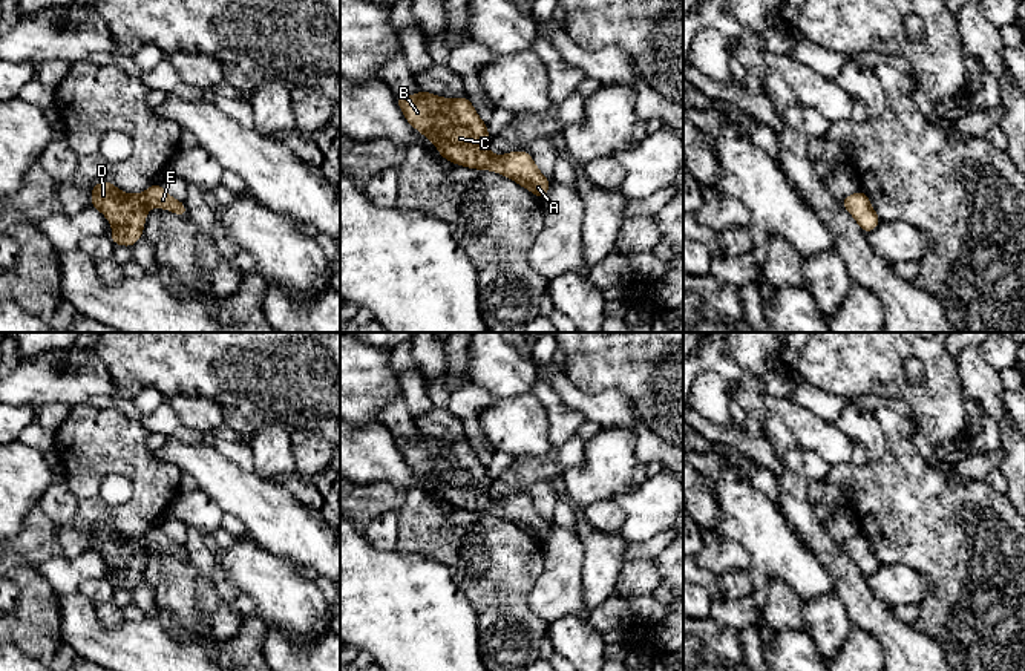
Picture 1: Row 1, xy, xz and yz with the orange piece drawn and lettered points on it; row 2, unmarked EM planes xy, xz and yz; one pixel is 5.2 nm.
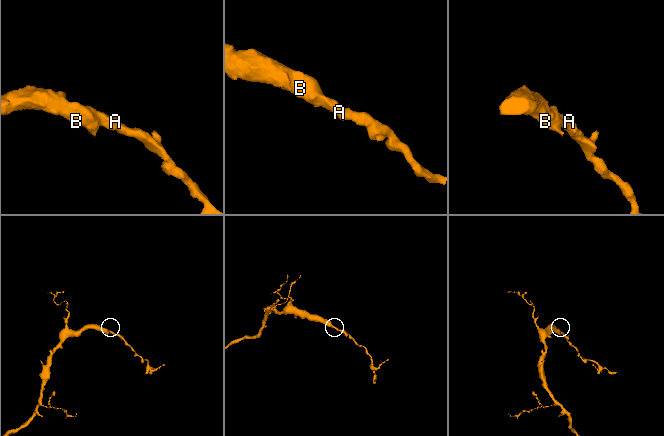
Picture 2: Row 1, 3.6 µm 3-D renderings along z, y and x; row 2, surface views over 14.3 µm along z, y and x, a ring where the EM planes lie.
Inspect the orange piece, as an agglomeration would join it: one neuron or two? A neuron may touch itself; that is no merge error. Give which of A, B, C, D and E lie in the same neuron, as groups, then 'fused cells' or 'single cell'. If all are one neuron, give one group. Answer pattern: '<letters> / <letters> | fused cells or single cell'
A B C D E | single cell

